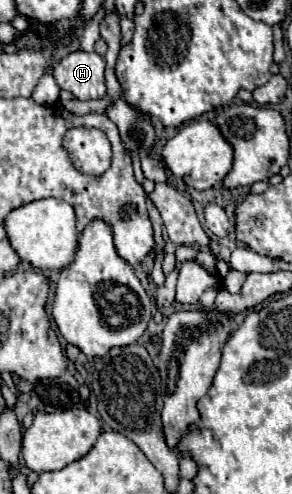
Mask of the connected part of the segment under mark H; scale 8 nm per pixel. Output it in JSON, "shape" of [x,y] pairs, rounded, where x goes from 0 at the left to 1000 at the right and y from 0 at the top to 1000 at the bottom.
{"shape":[[[253,103],[226,111],[178,132],[178,148],[199,176],[267,200],[349,200],[363,192],[356,119],[322,103]]]}

